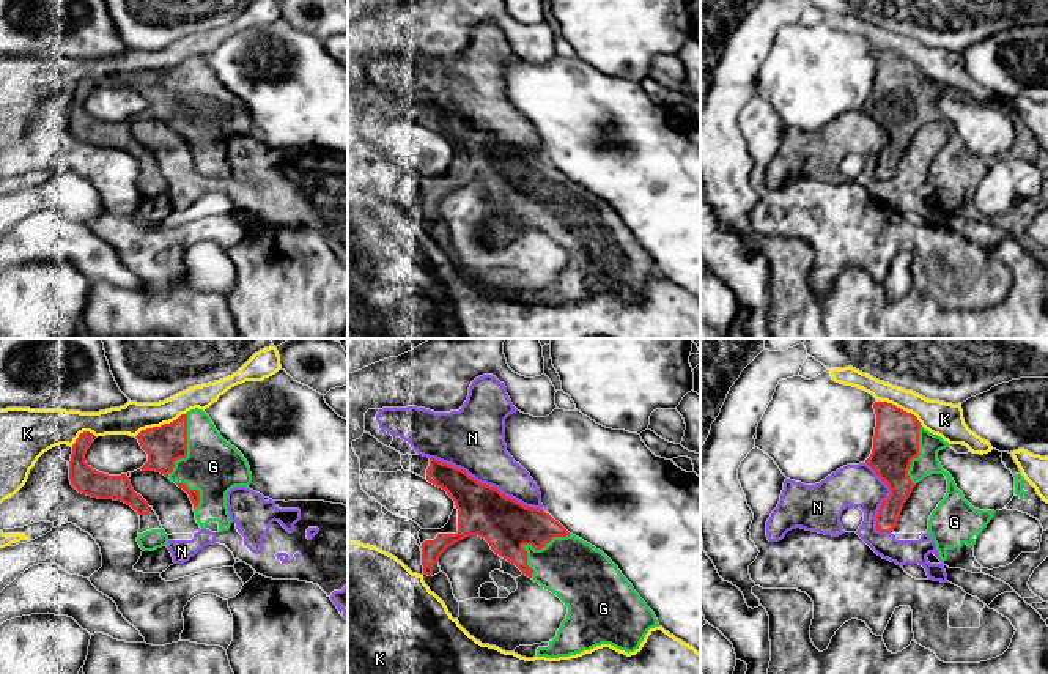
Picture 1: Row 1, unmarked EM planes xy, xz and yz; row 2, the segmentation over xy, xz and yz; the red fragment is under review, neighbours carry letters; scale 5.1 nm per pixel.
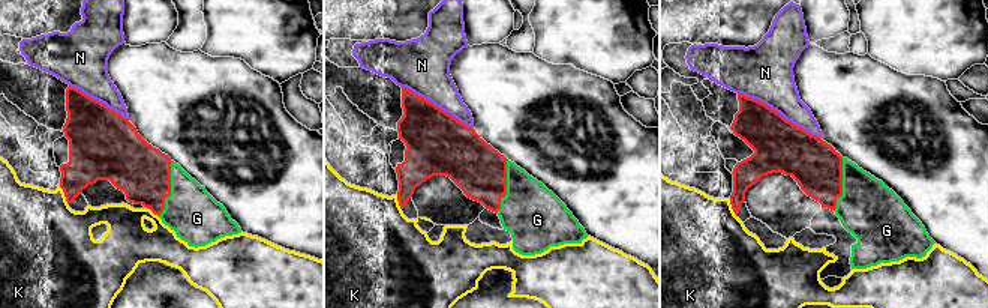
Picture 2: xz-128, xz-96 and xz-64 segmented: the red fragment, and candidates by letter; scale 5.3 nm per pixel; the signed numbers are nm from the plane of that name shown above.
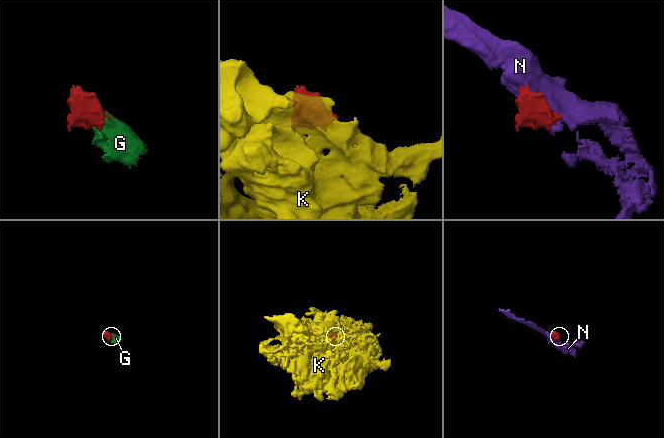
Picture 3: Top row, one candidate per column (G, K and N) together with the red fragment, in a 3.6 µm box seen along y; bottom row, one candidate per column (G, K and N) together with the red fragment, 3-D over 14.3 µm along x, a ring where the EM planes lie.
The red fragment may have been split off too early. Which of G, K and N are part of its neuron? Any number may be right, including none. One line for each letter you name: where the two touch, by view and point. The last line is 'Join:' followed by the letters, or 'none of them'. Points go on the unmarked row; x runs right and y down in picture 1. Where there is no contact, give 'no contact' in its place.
G: contact xz (531, 191)
Join: G

